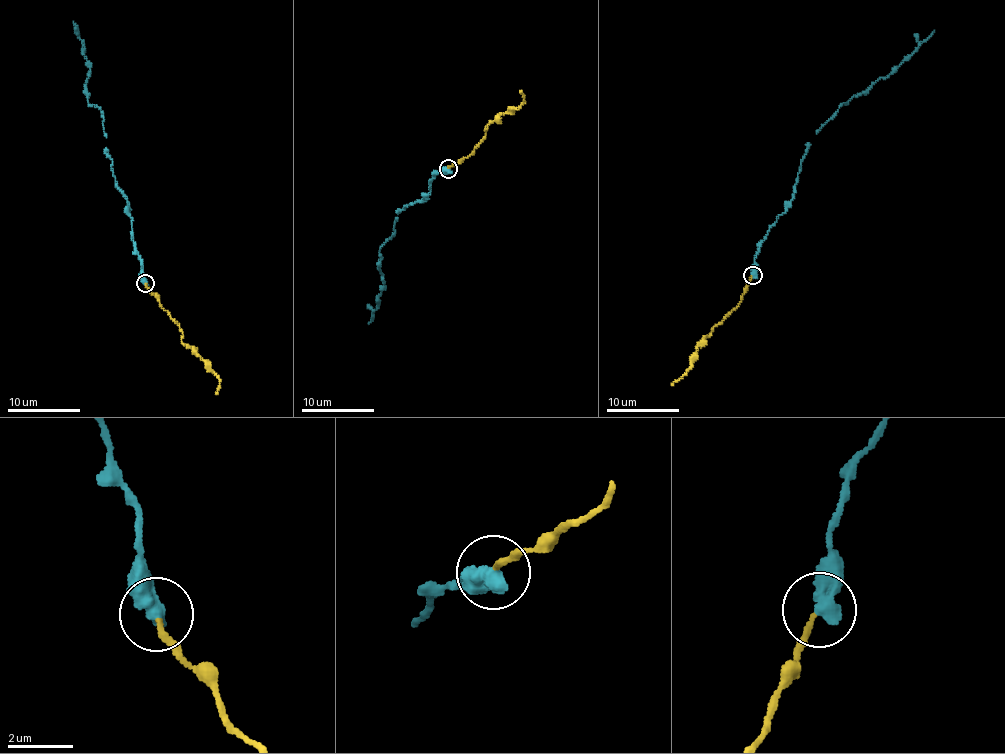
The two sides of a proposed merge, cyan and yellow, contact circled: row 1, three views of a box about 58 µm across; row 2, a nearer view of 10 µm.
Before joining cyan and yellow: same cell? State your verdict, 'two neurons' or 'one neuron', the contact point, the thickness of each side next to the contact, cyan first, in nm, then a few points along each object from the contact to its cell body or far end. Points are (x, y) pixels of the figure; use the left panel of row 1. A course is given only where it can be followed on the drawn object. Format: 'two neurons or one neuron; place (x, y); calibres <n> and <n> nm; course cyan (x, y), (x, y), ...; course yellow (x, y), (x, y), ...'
one neuron; place (145, 283); calibres 600 and 170 nm; course cyan (145, 283), (129, 211), (111, 165), (103, 113), (88, 102), (85, 82), (89, 68), (73, 21); course yellow (145, 283), (182, 329), (182, 342), (217, 375), (220, 388), (216, 394)

